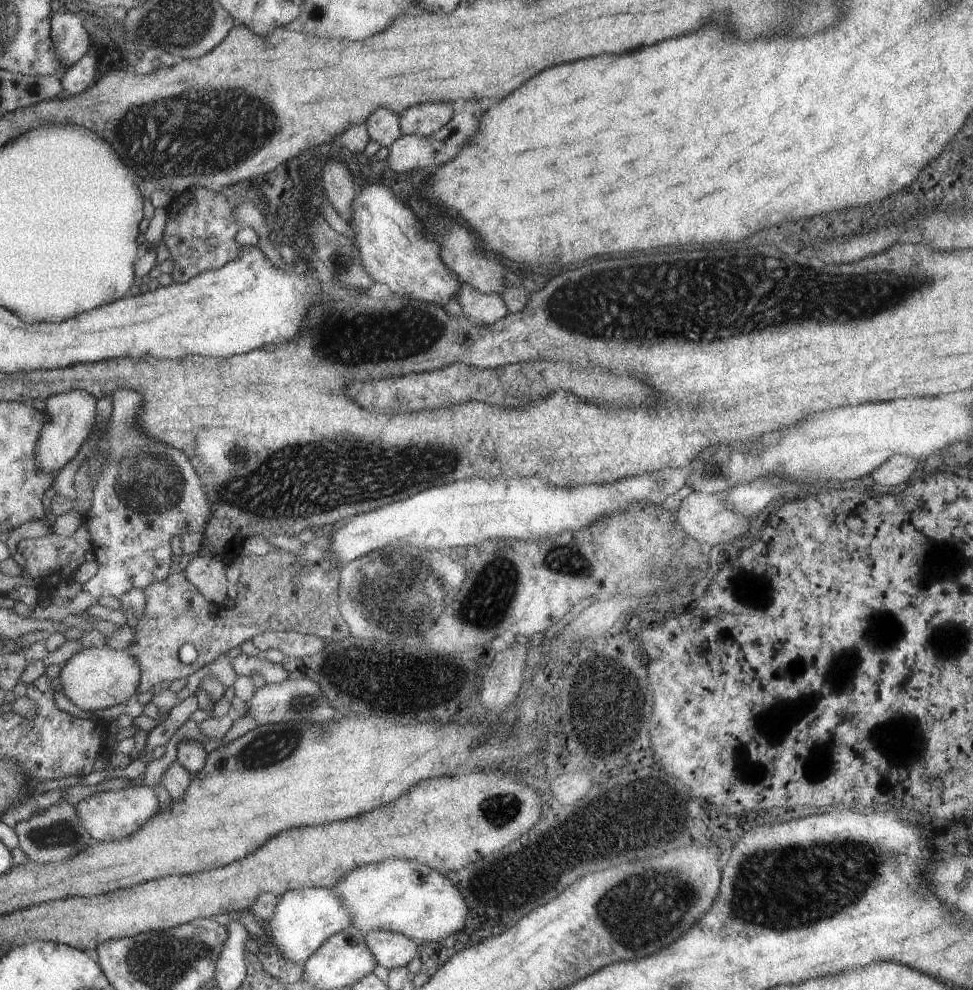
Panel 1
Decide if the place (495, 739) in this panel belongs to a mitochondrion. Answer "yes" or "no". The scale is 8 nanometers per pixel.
yes

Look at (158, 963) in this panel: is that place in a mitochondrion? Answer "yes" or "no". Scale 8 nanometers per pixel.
yes

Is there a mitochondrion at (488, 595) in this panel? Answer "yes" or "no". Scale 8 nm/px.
yes

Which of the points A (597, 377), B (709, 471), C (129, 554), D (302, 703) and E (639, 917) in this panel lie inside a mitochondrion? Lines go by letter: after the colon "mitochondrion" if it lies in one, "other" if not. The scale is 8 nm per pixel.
A: other
B: mitochondrion
C: other
D: mitochondrion
E: mitochondrion

